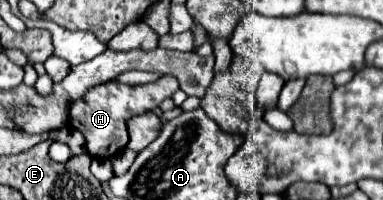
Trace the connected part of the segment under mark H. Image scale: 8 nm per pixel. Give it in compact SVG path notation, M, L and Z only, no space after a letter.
M162 76L158 82L144 86L122 86L122 84L102 84L84 94L84 98L76 100L70 108L70 126L78 128L86 138L86 150L92 158L112 158L122 148L126 148L126 126L128 120L136 114L150 112L160 106L162 100L170 98L178 90L178 80L174 76Z

